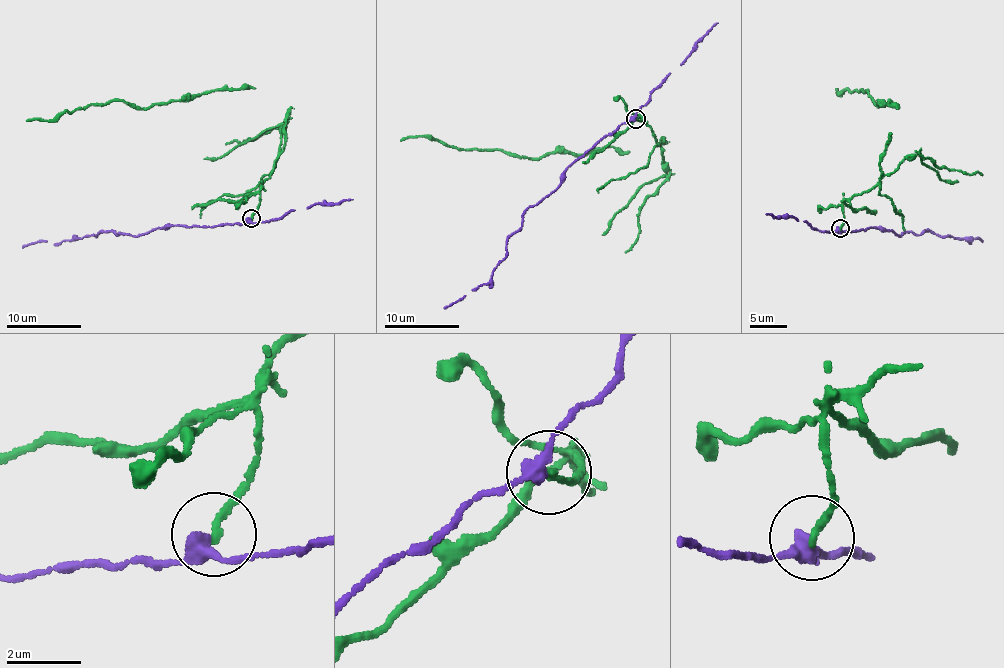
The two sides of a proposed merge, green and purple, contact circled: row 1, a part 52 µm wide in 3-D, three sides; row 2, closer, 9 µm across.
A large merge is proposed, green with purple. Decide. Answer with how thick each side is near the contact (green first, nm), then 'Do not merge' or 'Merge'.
Thickness 190 nm (green) against 320 nm. Do not merge

